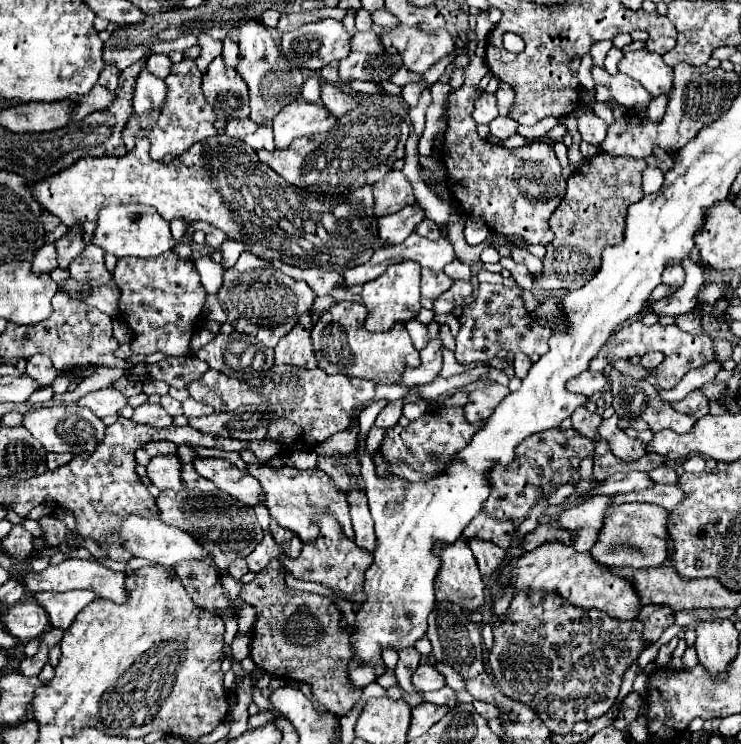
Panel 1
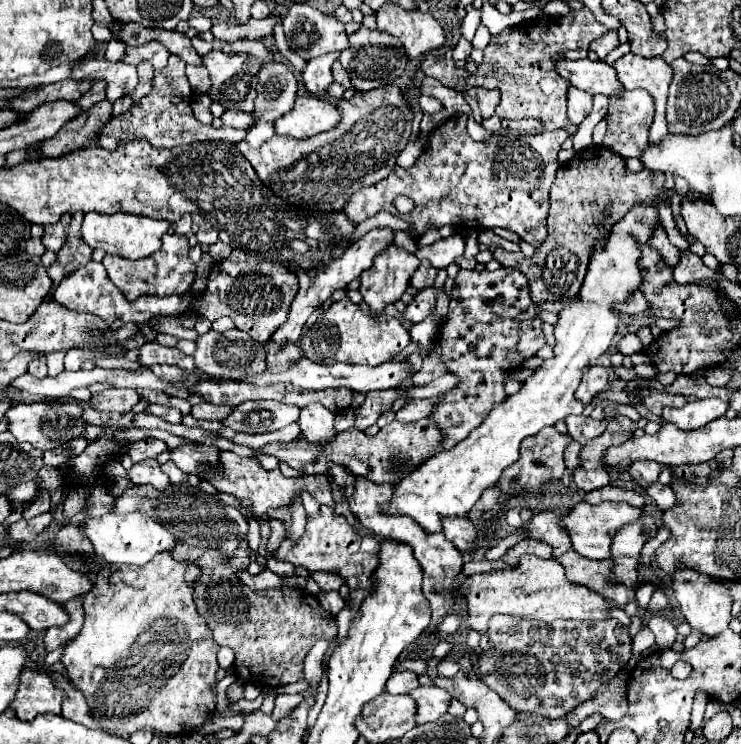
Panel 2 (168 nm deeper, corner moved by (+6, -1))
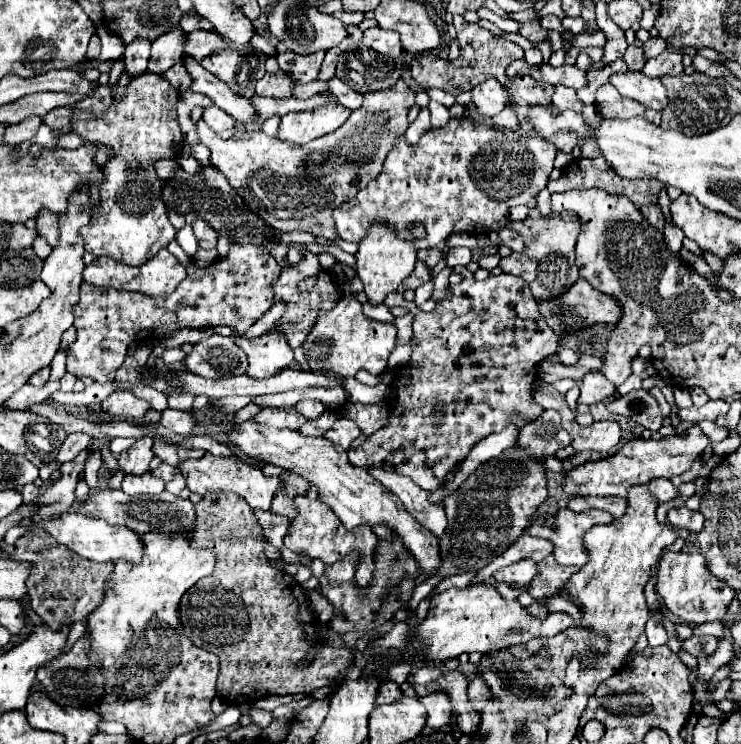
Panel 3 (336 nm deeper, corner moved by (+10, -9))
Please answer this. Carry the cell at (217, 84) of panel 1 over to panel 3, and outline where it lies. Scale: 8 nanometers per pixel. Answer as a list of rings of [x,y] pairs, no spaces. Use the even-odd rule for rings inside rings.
[[[233,44],[217,50],[201,62],[209,72],[227,82],[235,92],[251,100],[255,92],[255,82],[265,74],[265,54],[247,52]]]

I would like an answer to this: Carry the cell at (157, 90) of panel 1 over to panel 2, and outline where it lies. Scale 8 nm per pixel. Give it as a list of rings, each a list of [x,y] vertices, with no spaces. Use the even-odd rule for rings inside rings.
[[[95,58],[91,62],[85,62],[81,68],[73,70],[73,80],[87,80],[87,78],[99,78],[107,82],[107,98],[111,102],[133,94],[139,78],[137,78],[137,66],[125,64],[125,62],[109,62],[105,58]]]

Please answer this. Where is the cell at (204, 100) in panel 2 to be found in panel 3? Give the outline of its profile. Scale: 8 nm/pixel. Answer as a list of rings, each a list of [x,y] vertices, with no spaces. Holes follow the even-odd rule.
[[[399,78],[393,88],[367,92],[363,106],[353,110],[341,128],[309,144],[285,144],[265,132],[251,132],[251,136],[243,140],[223,140],[215,136],[203,120],[197,124],[197,136],[199,142],[211,150],[209,164],[227,178],[251,212],[261,216],[267,224],[271,220],[303,220],[307,232],[337,238],[331,214],[333,208],[353,198],[381,174],[387,152],[409,126],[407,112],[413,104],[415,92]],[[321,174],[337,174],[337,198],[331,190],[321,186]]]

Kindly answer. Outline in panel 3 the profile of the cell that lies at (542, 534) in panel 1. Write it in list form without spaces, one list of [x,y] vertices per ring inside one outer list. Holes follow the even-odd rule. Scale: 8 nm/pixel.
[[[519,560],[519,562],[515,562],[515,564],[511,564],[511,566],[493,574],[493,578],[497,582],[515,584],[515,588],[523,588],[535,576],[537,576],[537,564],[533,560]]]

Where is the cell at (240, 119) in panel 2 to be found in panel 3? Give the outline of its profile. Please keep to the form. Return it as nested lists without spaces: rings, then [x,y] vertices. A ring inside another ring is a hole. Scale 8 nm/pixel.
[[[215,104],[213,106],[207,106],[205,110],[203,110],[203,120],[205,120],[205,124],[213,130],[213,132],[225,132],[225,130],[229,130],[233,124],[235,124],[235,120],[227,114],[227,112],[223,112],[221,108],[217,108]]]

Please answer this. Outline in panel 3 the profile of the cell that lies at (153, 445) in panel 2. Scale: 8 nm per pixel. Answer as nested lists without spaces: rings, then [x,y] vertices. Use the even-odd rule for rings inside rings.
[[[139,438],[129,450],[123,450],[117,456],[119,468],[125,470],[127,474],[137,474],[137,476],[149,472],[149,462],[153,458],[151,444],[153,444],[153,438]]]

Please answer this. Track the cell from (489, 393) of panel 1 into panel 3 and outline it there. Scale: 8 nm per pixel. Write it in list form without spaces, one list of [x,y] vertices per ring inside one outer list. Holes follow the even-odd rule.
[[[505,272],[503,274],[497,274],[497,276],[491,274],[487,280],[481,280],[481,282],[475,280],[475,278],[471,278],[471,280],[463,280],[461,284],[451,284],[449,290],[447,290],[447,296],[437,302],[437,308],[433,312],[423,312],[419,306],[415,306],[415,302],[405,300],[403,294],[399,294],[399,292],[391,292],[383,302],[385,302],[387,308],[401,306],[401,308],[405,308],[407,312],[413,314],[413,340],[411,340],[413,354],[411,354],[409,362],[395,372],[395,378],[391,382],[391,416],[389,416],[389,422],[385,424],[385,428],[373,432],[361,446],[349,448],[349,462],[353,466],[359,466],[359,468],[383,466],[385,470],[391,470],[391,472],[409,476],[421,488],[425,488],[429,492],[435,492],[439,488],[441,480],[445,478],[445,474],[457,464],[457,460],[463,460],[469,454],[469,448],[473,448],[473,444],[477,444],[477,440],[483,440],[485,436],[489,436],[493,432],[501,432],[509,424],[517,424],[517,430],[519,430],[527,422],[537,420],[541,416],[543,408],[533,400],[533,390],[539,384],[539,376],[537,374],[539,374],[541,360],[557,352],[557,346],[559,346],[557,344],[557,336],[545,324],[543,316],[539,314],[539,308],[537,308],[537,302],[533,300],[533,294],[531,294],[529,284],[525,284],[525,280],[521,280],[519,276],[511,276],[511,274],[505,274]]]

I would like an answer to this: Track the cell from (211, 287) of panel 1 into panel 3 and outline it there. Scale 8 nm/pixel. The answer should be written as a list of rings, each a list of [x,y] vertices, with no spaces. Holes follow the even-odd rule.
[[[185,224],[181,230],[177,230],[177,238],[175,240],[187,252],[187,256],[195,256],[199,244],[197,244],[197,238],[195,238],[195,234],[193,234],[189,224]]]

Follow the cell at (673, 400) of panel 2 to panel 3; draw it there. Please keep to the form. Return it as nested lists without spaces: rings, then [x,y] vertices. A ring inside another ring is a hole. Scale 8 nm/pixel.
[[[635,390],[635,392],[629,392],[629,394],[617,398],[615,402],[607,404],[607,410],[611,414],[627,416],[627,418],[635,420],[637,424],[649,428],[651,432],[657,432],[663,424],[663,416],[661,416],[657,400],[645,390]]]

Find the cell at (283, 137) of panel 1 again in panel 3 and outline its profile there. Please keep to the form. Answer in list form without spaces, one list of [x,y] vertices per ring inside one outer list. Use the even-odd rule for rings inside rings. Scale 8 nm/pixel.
[[[331,100],[325,106],[319,106],[315,110],[305,112],[289,112],[281,118],[279,126],[279,138],[289,144],[307,144],[315,138],[321,138],[339,126],[349,118],[351,110]]]

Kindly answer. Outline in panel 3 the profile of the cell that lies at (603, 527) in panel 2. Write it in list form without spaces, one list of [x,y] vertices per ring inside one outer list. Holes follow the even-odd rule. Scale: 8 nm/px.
[[[561,508],[555,516],[537,518],[527,528],[527,532],[535,538],[549,540],[553,544],[553,556],[559,564],[581,568],[589,560],[581,542],[583,534],[595,524],[609,524],[611,520],[613,516],[601,510],[571,512],[567,508]]]

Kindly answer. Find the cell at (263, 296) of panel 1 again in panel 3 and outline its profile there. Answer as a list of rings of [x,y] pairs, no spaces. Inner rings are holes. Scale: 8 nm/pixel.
[[[231,240],[227,256],[203,268],[191,260],[185,270],[187,278],[177,286],[175,302],[173,294],[143,296],[139,292],[119,292],[83,282],[73,324],[77,328],[77,338],[69,346],[67,372],[77,378],[89,376],[99,384],[113,382],[127,348],[137,340],[169,336],[173,330],[181,328],[215,328],[221,324],[245,332],[275,304],[271,284],[279,276],[279,264],[263,246],[237,244]]]

